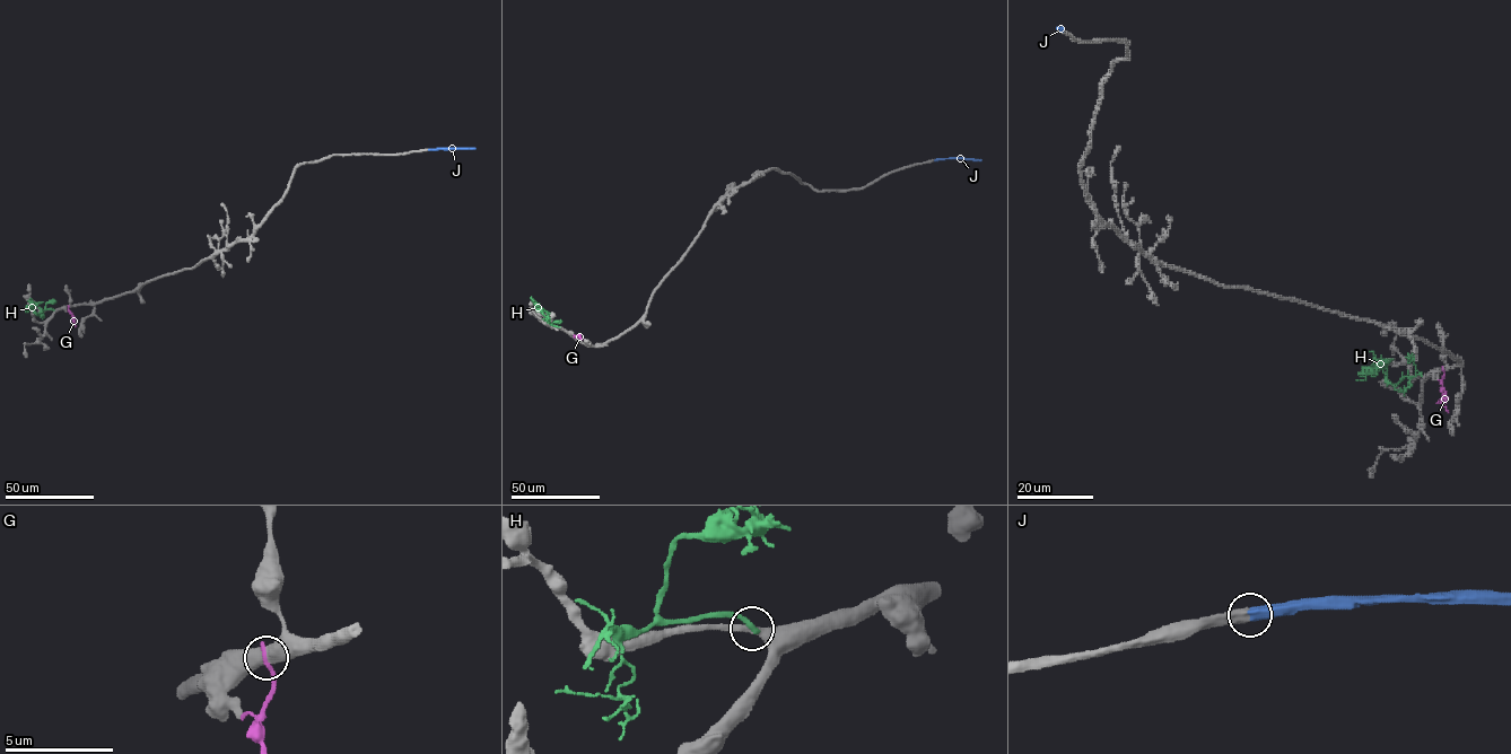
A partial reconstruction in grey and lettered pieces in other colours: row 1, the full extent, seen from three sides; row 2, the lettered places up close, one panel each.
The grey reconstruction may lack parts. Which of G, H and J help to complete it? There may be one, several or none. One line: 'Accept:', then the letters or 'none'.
Accept: J

